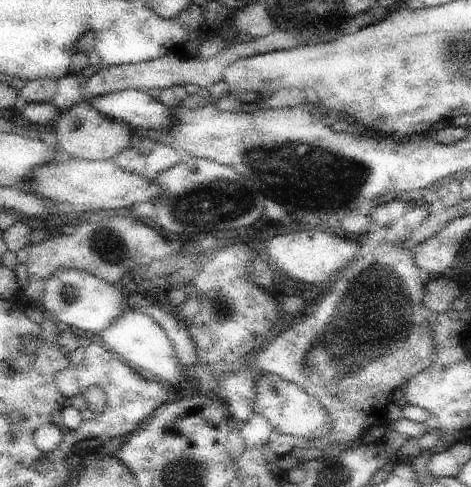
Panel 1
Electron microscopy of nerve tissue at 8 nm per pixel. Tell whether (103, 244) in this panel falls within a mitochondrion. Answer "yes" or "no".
yes

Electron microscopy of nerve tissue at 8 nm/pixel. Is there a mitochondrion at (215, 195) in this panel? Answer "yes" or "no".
yes

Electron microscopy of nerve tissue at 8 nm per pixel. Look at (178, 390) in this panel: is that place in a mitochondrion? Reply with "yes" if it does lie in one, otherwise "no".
no

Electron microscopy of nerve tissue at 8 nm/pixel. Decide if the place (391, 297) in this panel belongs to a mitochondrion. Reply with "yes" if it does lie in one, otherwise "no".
yes

